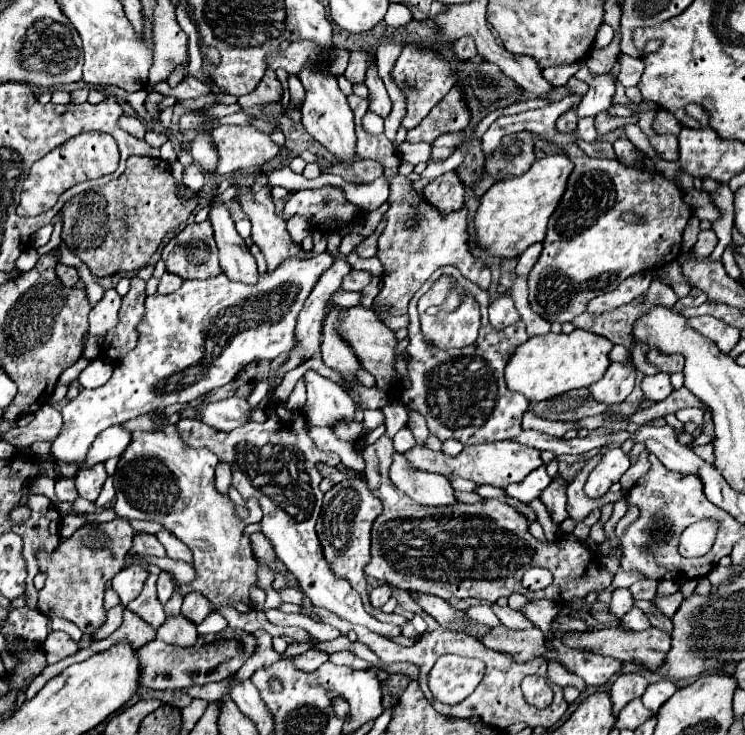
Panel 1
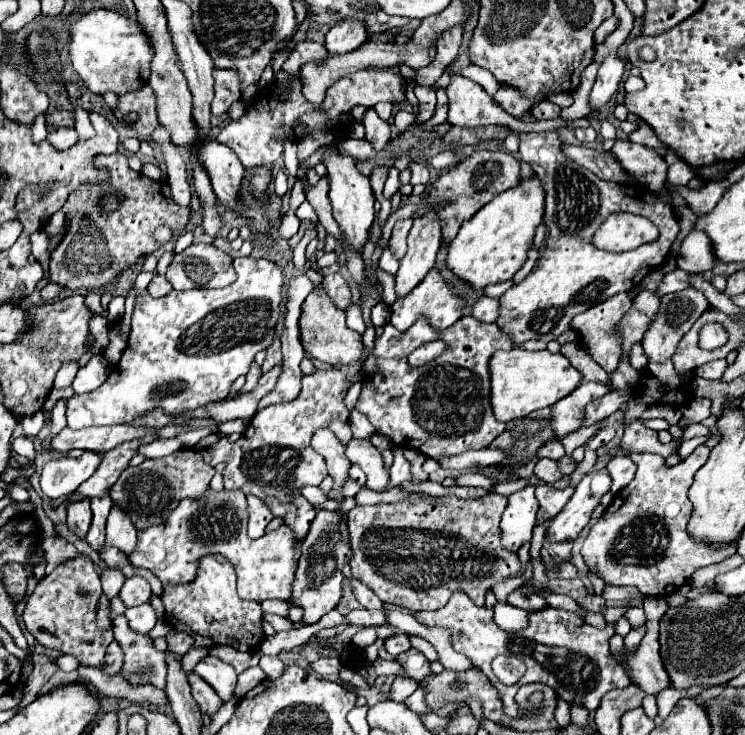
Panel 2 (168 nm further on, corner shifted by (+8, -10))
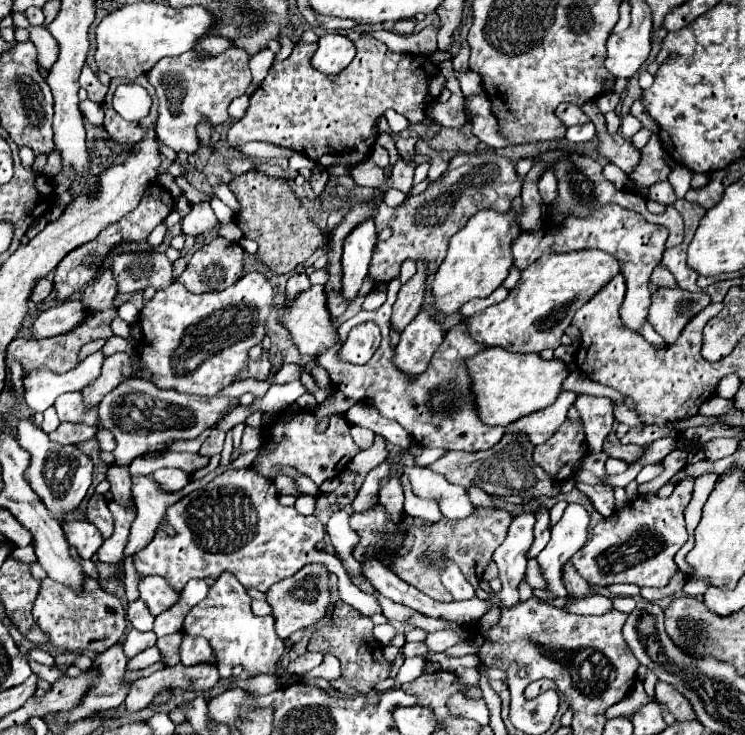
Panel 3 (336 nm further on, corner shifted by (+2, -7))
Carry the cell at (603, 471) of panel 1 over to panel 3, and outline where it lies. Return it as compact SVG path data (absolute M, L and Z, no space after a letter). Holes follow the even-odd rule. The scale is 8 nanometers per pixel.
M569 504L559 524L553 526L549 544L537 556L541 574L547 582L547 590L555 598L567 596L561 568L577 552L577 548L581 548L587 542L587 528L589 528L587 510L581 504Z

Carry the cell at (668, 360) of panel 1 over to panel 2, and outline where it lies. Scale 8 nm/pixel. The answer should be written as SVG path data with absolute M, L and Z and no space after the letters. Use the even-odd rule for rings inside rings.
M687 287L685 291L663 295L661 297L661 309L657 313L657 319L651 323L647 335L641 341L643 351L645 351L647 359L649 359L649 363L665 363L665 361L669 361L673 357L673 353L675 353L675 347L677 347L679 339L691 329L691 325L703 315L703 311L707 307L709 307L709 301L695 287Z

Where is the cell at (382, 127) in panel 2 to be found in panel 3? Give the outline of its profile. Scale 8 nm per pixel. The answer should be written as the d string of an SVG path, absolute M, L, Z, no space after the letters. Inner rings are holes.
M375 144L375 146L373 146L373 152L371 152L371 160L373 160L379 168L387 168L387 164L389 164L389 154L387 154L385 148L381 148L379 144Z

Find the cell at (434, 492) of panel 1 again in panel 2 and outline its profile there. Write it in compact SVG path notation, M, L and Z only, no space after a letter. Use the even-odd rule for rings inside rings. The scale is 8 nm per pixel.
M351 439L347 445L347 457L351 463L359 465L367 475L367 487L373 491L387 491L389 487L389 469L383 463L379 449L361 439Z

